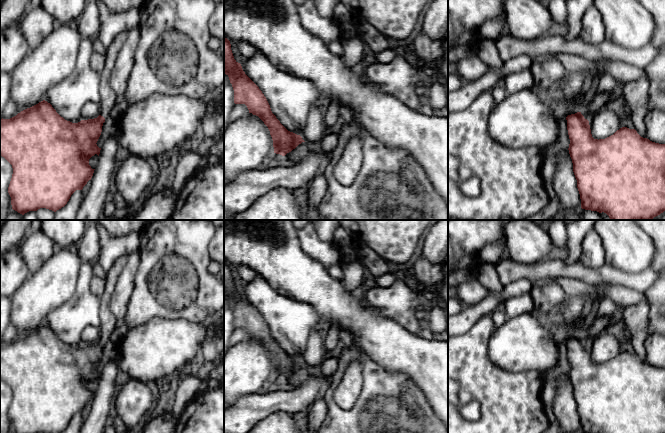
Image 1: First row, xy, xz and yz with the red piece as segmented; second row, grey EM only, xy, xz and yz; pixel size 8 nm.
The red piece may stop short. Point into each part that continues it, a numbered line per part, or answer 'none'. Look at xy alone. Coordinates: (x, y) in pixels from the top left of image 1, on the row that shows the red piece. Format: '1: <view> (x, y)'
1: xy (108, 97)

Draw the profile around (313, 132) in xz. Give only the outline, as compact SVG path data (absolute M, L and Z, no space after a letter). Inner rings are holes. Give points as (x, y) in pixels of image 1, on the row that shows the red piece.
M313 107L308 116L306 126L301 134L302 139L311 146L318 147L323 138L325 125L323 122L324 113L318 107Z

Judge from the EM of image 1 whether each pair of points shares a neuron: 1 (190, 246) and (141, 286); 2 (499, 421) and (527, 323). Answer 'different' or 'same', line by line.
1: same
2: different

